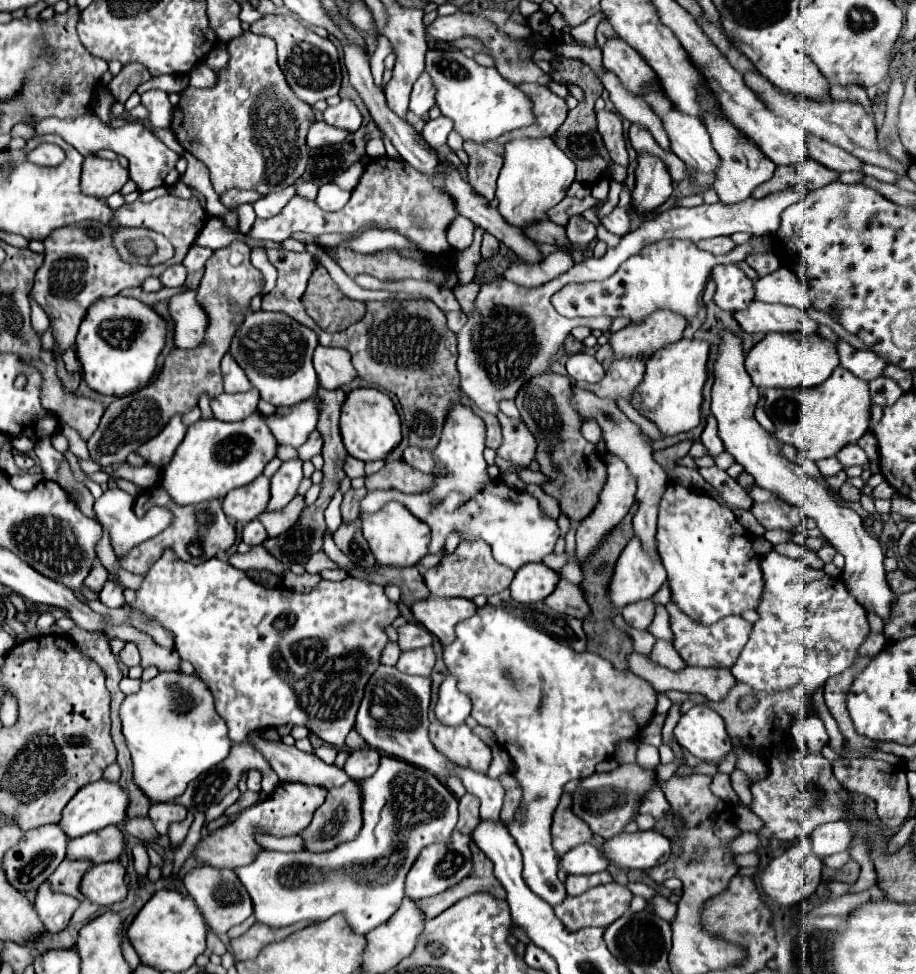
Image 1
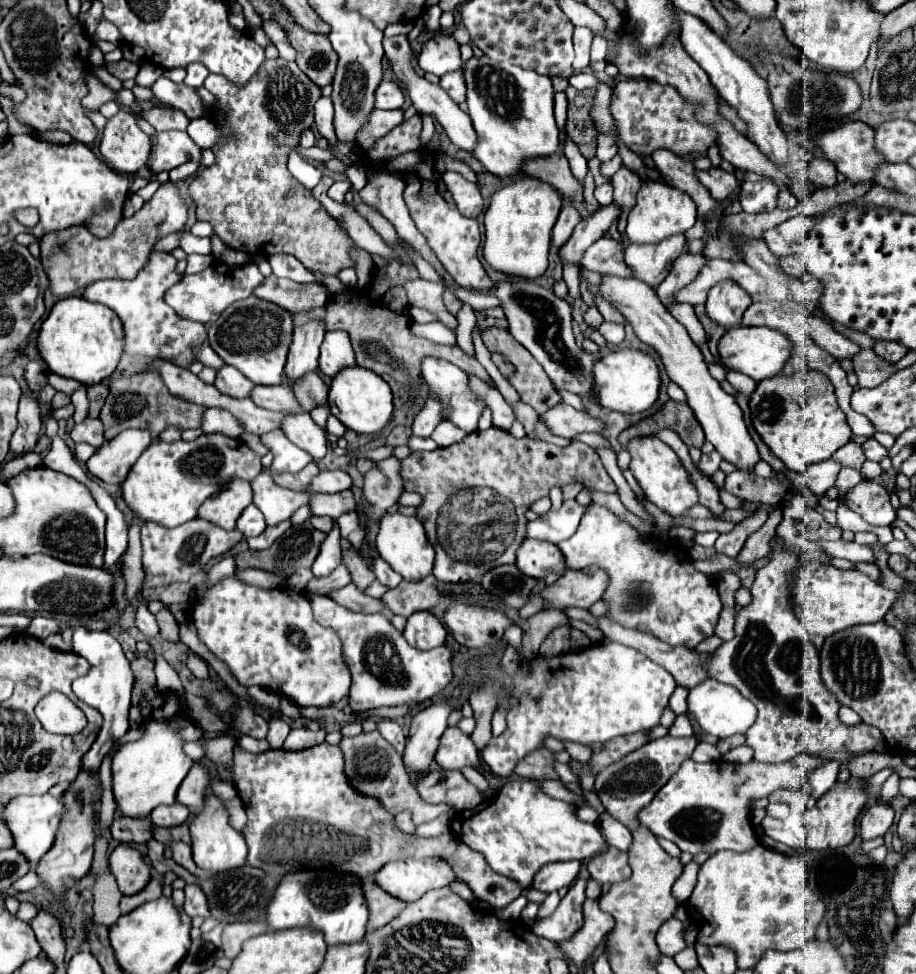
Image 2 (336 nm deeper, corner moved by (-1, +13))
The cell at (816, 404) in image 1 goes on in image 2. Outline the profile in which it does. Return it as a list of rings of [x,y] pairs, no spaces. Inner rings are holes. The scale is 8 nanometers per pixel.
[[[814,369],[760,381],[750,397],[750,409],[752,425],[762,441],[786,465],[786,469],[792,471],[802,473],[802,463],[812,465],[830,459],[852,437],[846,415],[836,403],[830,379]]]

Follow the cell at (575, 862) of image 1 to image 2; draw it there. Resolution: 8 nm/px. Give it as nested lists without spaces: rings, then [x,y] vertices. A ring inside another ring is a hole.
[[[556,861],[544,865],[538,875],[534,877],[532,887],[544,893],[558,891],[564,885],[570,885],[580,871],[580,861]]]

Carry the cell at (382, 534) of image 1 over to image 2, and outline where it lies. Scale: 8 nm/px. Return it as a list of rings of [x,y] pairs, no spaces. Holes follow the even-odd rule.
[[[386,513],[378,525],[378,533],[376,533],[376,551],[378,555],[390,563],[390,567],[394,571],[398,571],[404,579],[408,581],[418,581],[424,579],[426,575],[432,573],[432,565],[434,565],[434,549],[428,545],[426,533],[422,523],[416,517],[406,517],[402,513]]]

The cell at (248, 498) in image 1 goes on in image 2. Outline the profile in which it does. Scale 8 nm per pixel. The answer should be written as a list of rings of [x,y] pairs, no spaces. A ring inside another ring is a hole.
[[[234,479],[218,495],[202,503],[198,517],[202,519],[206,517],[206,521],[222,529],[234,529],[236,519],[250,503],[252,503],[252,485],[244,479]]]

